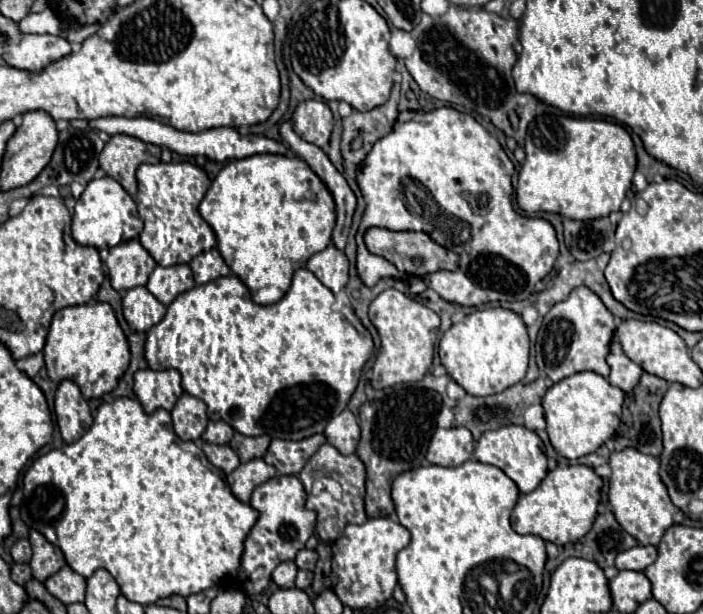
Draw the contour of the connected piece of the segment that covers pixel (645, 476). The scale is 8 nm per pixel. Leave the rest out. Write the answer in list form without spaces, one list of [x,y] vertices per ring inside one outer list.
[[[624,449],[624,451],[614,451],[610,455],[610,491],[608,491],[608,499],[612,505],[612,511],[616,515],[616,521],[622,525],[624,531],[628,531],[634,539],[638,539],[638,543],[642,545],[658,545],[664,531],[674,523],[672,517],[678,511],[666,489],[664,483],[660,481],[658,475],[658,457],[652,455],[644,455],[636,449]]]

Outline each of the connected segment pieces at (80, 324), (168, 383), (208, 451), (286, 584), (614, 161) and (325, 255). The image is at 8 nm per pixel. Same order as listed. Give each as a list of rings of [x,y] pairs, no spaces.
[[[96,301],[96,303],[76,305],[76,307],[64,307],[54,313],[52,325],[50,325],[50,331],[46,337],[46,345],[44,345],[44,359],[46,359],[48,377],[52,381],[56,381],[56,383],[60,383],[64,379],[74,381],[86,399],[94,399],[94,397],[102,397],[104,393],[110,393],[116,389],[120,377],[128,369],[130,347],[128,347],[124,331],[118,325],[114,309],[108,303]]]
[[[144,369],[134,375],[134,393],[144,411],[152,413],[156,409],[170,411],[176,405],[178,397],[184,393],[184,389],[180,385],[180,373],[176,369]]]
[[[202,443],[202,451],[204,451],[204,455],[208,457],[208,461],[210,461],[214,467],[222,469],[226,475],[232,473],[232,471],[240,465],[240,461],[238,461],[238,457],[236,457],[236,453],[232,451],[230,445]]]
[[[294,561],[280,563],[280,565],[272,571],[272,581],[274,581],[280,589],[292,589],[292,587],[294,587],[294,581],[296,581],[296,571],[298,571],[298,567],[294,565]]]
[[[558,109],[536,115],[528,125],[526,161],[516,189],[518,207],[526,213],[558,213],[574,221],[592,221],[620,211],[636,171],[634,143],[628,131],[612,121],[568,117]]]
[[[334,245],[308,259],[308,269],[336,295],[348,283],[348,259]]]

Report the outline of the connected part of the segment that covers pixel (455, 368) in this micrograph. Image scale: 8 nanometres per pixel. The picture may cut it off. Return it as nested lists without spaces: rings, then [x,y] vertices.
[[[502,307],[480,309],[466,315],[442,335],[438,345],[438,355],[448,375],[474,397],[496,395],[518,383],[526,375],[528,353],[530,341],[524,321],[514,311]]]

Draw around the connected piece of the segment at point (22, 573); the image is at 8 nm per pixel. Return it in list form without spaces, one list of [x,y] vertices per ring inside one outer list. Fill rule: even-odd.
[[[12,565],[12,579],[18,583],[18,585],[24,585],[26,581],[32,579],[32,569],[30,565]]]

